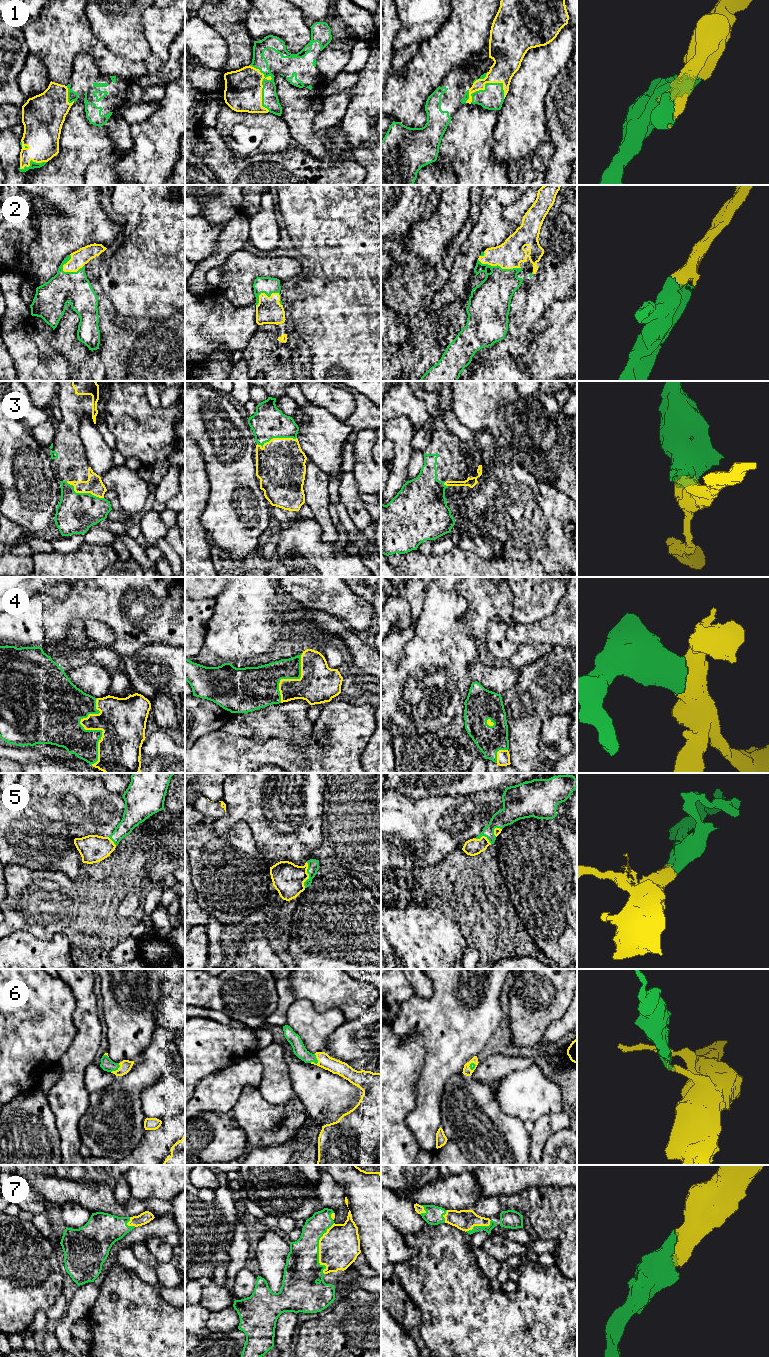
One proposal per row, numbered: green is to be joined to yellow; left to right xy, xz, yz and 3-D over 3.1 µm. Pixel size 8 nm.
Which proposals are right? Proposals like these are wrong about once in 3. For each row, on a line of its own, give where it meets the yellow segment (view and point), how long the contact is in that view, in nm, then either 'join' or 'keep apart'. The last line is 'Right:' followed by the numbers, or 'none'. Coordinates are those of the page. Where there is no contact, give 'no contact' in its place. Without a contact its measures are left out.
1: meets yellow in yz at (484, 88); contact 340 nm long; join
2: meets yellow in xz at (264, 293); contact 220 nm long; join
3: meets yellow in xz at (276, 438); contact 320 nm long; join
4: meets yellow in xy at (91, 729); contact 550 nm long; join
5: meets yellow in xz at (308, 875); contact 200 nm long; join
6: meets yellow in xz at (317, 1059); contact 90 nm long; join
7: meets yellow in xz at (319, 1250); contact 420 nm long; join
Right: 1, 2, 3, 4, 5, 6, 7

